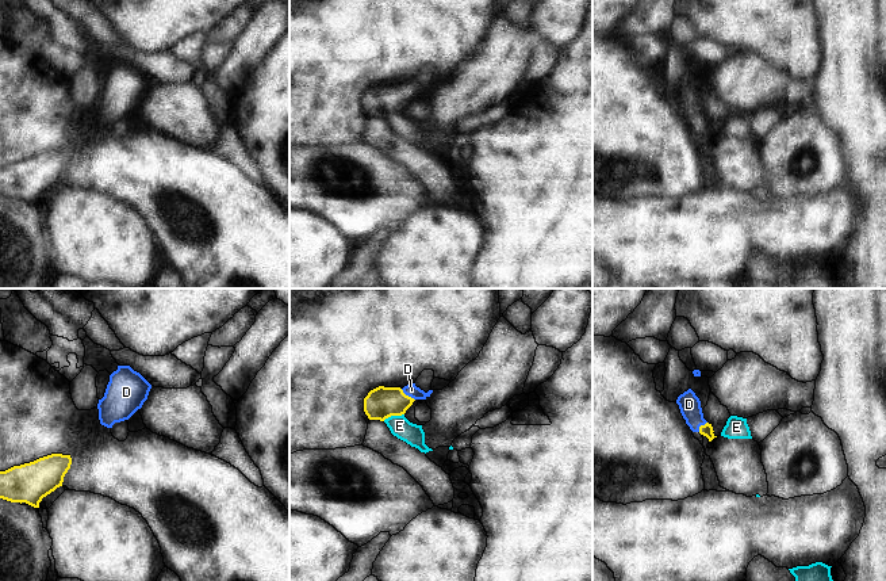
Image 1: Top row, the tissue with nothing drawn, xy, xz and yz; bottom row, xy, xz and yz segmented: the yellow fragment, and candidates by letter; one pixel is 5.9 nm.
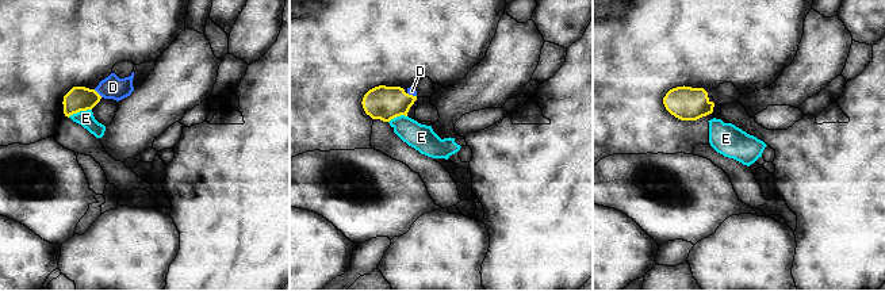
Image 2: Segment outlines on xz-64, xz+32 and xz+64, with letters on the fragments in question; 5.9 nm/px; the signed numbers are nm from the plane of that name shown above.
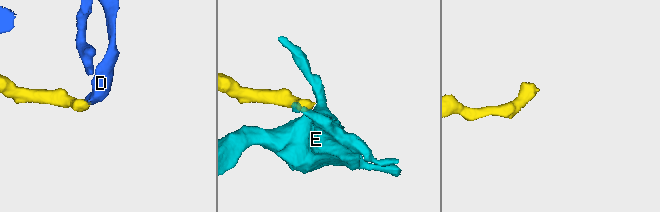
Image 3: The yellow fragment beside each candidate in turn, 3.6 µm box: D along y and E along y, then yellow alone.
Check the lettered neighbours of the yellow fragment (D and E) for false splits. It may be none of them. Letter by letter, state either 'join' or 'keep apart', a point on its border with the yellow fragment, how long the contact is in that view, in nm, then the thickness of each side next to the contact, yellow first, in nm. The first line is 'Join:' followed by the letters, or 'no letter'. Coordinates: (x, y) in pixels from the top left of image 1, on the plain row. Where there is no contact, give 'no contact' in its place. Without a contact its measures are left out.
Join: D
D: join; meets yellow in xz at (407, 92); contact 110 nm long; 190 nm thick on the yellow side, 80 nm on the other
E: keep apart; meets yellow in xz at (392, 111); contact 130 nm long; 190 nm thick on the yellow side, 120 nm on the other

